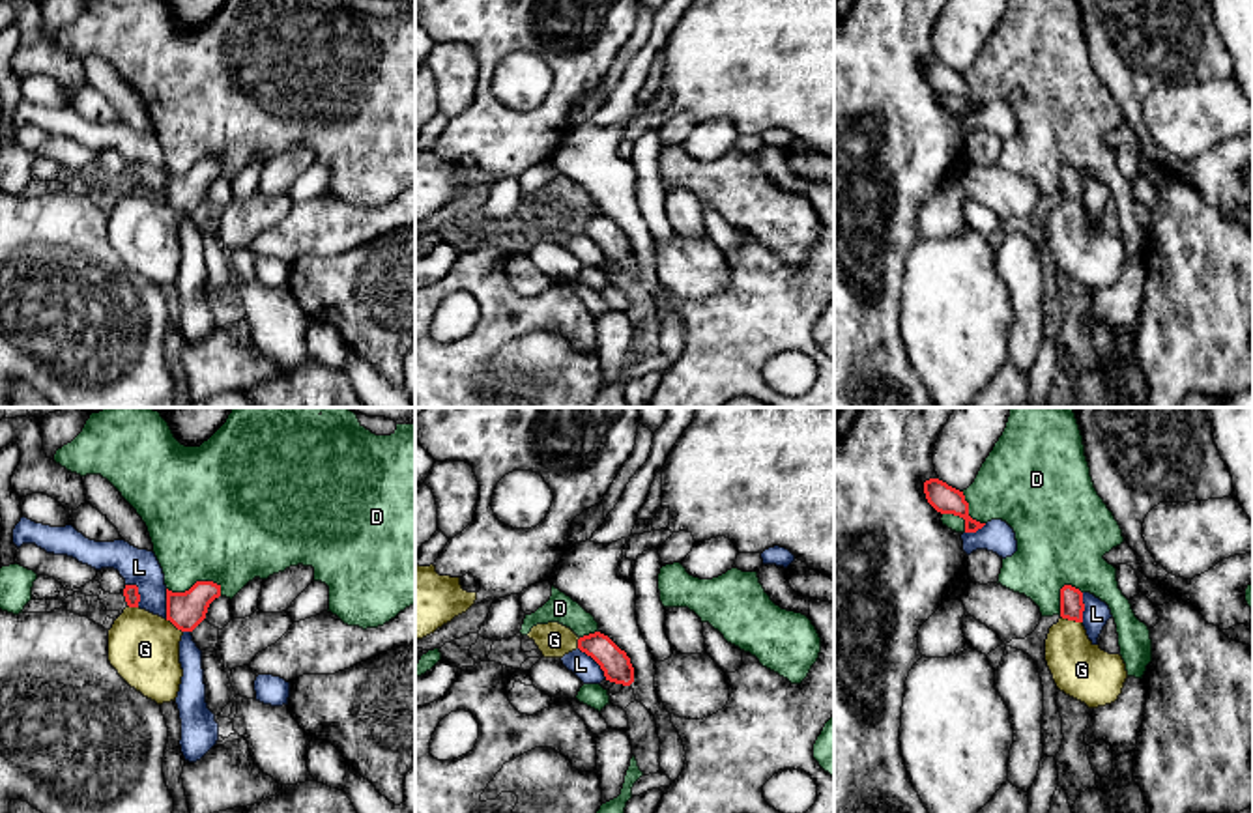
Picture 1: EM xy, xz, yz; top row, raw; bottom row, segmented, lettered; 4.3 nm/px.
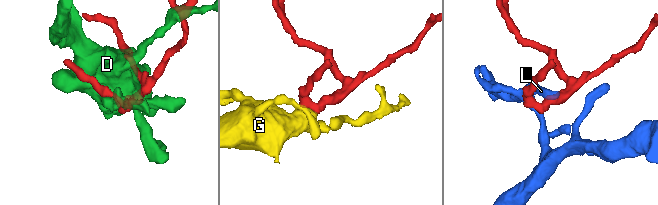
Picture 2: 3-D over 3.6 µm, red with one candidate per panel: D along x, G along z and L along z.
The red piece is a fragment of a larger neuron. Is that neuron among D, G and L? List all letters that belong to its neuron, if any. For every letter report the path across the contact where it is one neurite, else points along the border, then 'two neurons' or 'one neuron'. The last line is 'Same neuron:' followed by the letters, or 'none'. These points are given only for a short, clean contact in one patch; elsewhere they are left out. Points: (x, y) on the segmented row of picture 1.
D: two neurons
G: way yz (1072, 606), (1072, 619), (1072, 660), (1081, 670); one neuron
L: two neurons
Same neuron: G

